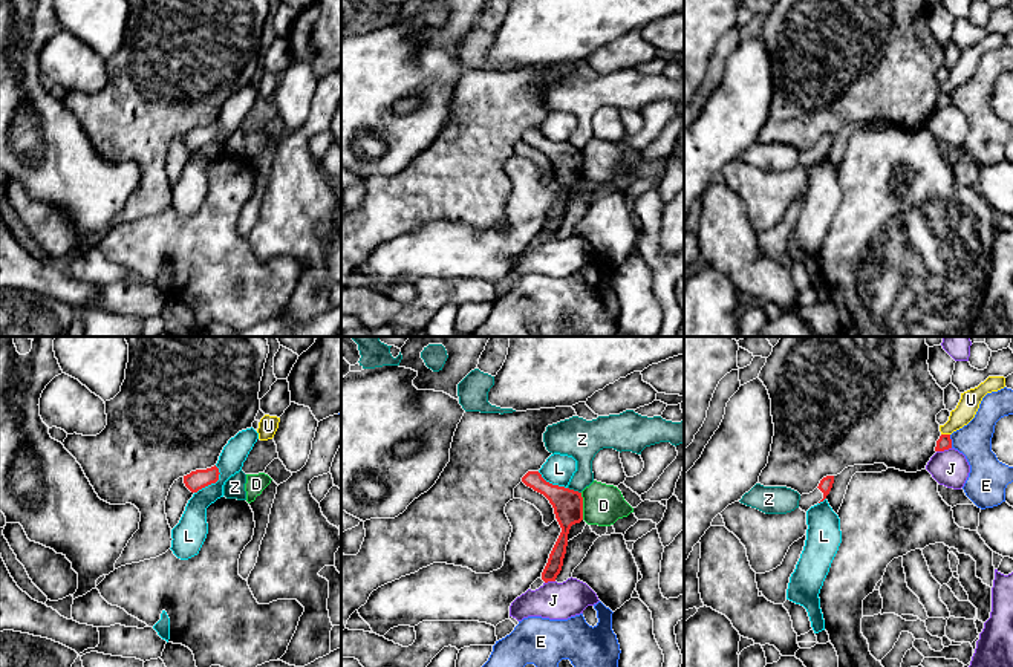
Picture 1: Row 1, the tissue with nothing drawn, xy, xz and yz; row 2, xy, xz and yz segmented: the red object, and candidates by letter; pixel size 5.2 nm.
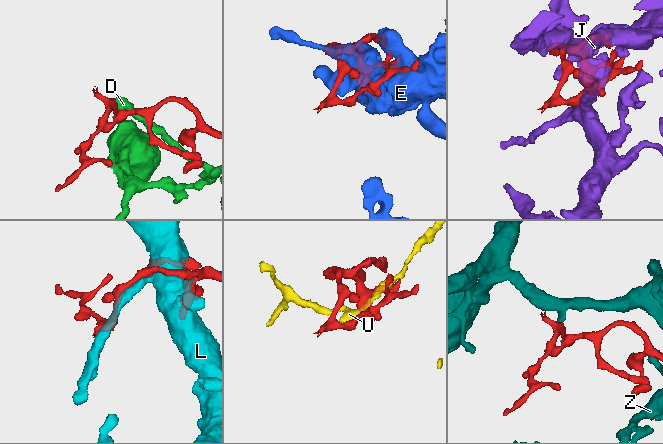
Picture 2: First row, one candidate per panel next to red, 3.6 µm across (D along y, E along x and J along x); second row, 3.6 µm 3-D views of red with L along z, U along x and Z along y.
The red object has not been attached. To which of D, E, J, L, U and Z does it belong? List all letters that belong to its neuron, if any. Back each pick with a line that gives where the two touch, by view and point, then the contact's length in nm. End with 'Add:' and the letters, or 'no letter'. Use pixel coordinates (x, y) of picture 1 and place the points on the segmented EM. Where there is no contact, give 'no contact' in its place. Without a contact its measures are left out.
Add: no letter

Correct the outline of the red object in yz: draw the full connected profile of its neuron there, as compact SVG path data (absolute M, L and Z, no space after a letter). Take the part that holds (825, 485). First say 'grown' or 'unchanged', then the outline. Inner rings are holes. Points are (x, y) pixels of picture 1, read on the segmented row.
grown | M834 476L823 477L813 493L800 496L799 508L806 512L811 506L823 502L832 488L832 483Z

